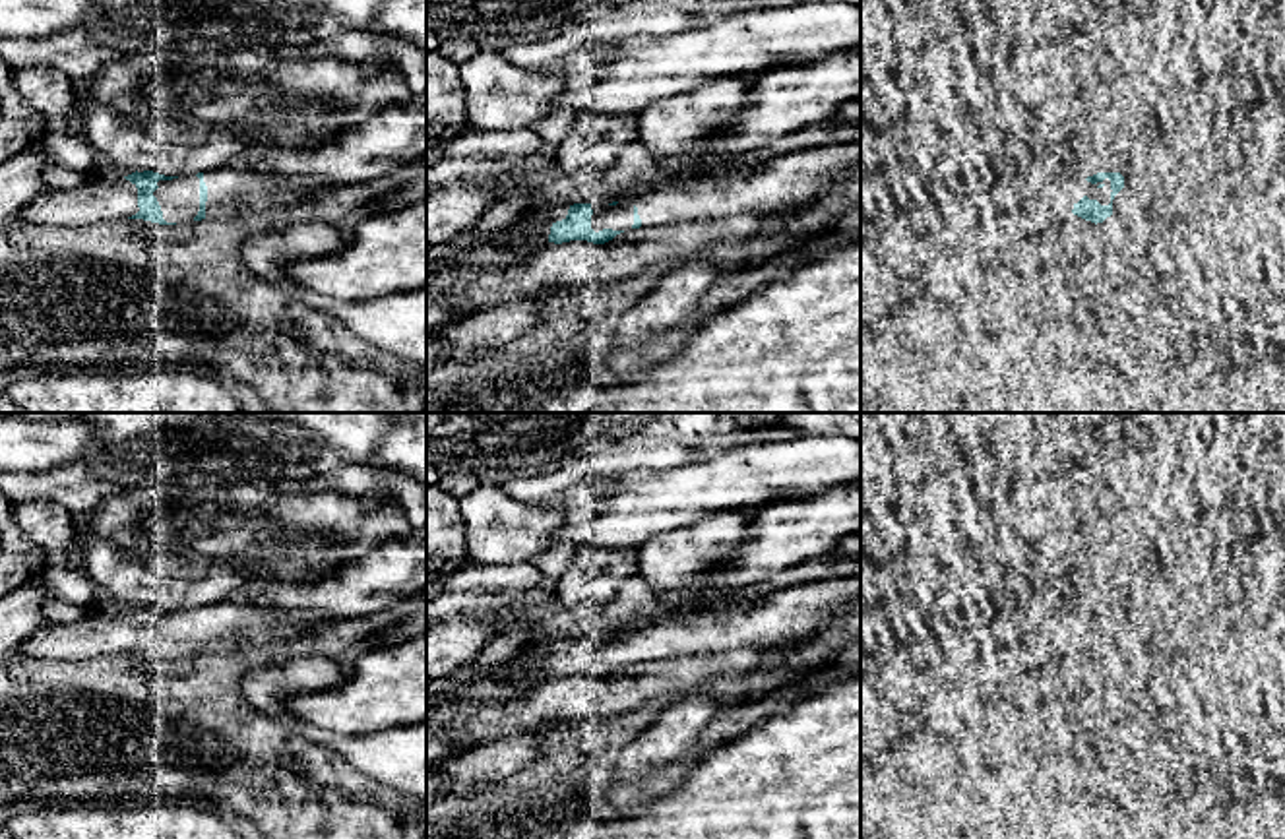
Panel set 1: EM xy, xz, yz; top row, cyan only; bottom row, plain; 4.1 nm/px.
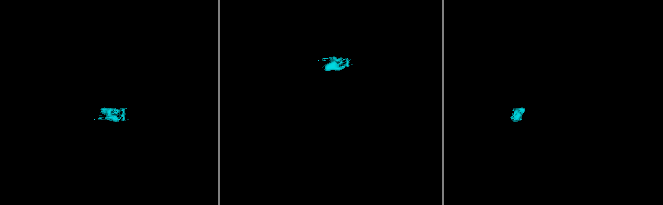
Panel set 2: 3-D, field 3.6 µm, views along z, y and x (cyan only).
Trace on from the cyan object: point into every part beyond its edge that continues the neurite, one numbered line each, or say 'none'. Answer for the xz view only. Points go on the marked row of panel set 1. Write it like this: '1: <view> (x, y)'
1: xz (797, 177)
2: xz (533, 225)

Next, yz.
1: yz (1101, 194)

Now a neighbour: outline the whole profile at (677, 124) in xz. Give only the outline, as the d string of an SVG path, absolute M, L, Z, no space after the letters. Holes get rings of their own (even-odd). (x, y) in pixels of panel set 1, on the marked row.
M725 76L659 99L640 114L638 140L657 157L694 151L735 124L746 107L748 85L738 76Z

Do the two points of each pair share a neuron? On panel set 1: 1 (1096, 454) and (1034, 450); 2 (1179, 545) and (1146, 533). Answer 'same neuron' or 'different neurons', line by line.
1: different neurons
2: different neurons

